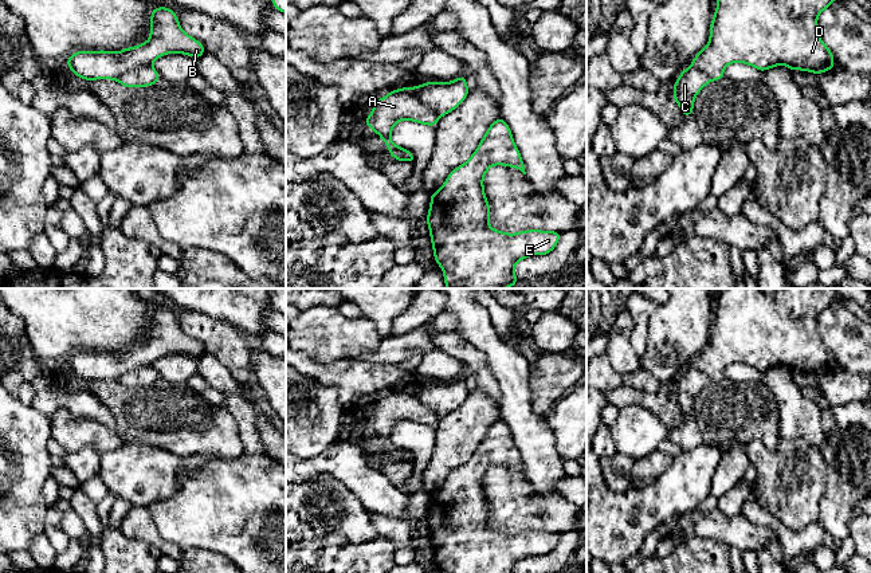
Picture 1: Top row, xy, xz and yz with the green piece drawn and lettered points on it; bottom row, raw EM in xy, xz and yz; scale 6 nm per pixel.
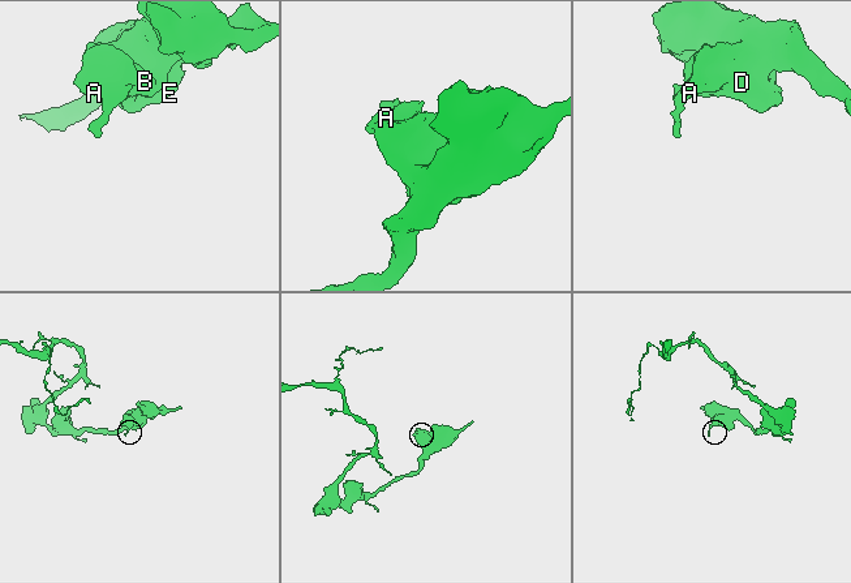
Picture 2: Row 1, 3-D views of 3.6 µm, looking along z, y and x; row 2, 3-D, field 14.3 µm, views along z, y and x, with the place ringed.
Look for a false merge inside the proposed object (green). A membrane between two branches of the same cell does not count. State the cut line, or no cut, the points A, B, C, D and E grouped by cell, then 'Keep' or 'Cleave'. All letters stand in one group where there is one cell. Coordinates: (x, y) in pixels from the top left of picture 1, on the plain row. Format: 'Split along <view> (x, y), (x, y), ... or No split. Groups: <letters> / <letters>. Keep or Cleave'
Split along xy (149, 364), (137, 367), (117, 380). Groups: A B D E / C. Cleave

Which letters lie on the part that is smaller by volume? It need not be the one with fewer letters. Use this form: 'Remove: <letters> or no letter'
Remove: C

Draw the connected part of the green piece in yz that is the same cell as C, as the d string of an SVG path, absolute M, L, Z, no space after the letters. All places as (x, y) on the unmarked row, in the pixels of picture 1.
M694 365L682 372L678 377L674 385L674 401L680 407L686 419L693 413L697 395L710 381L711 380Z

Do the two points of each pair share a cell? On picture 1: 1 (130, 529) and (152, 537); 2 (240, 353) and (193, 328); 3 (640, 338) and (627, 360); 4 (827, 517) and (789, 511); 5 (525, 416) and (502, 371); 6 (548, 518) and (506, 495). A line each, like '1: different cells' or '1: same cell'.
1: same cell
2: same cell
3: different cells
4: different cells
5: same cell
6: same cell

